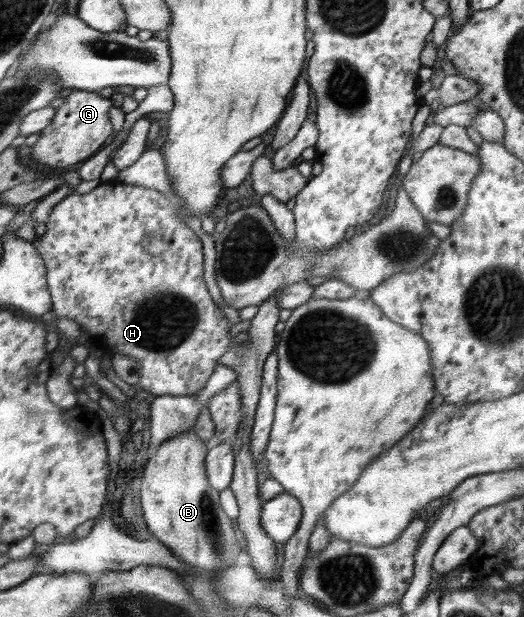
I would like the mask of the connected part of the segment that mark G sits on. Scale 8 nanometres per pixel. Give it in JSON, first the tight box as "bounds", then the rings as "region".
{"bounds":[31,90,114,174],"region":[[[73,90],[65,96],[65,102],[55,108],[55,116],[49,126],[39,131],[39,139],[31,146],[33,163],[41,169],[47,169],[45,173],[52,174],[53,169],[84,162],[114,134],[109,118],[109,109],[113,106],[111,98],[103,97],[99,92]]]}

